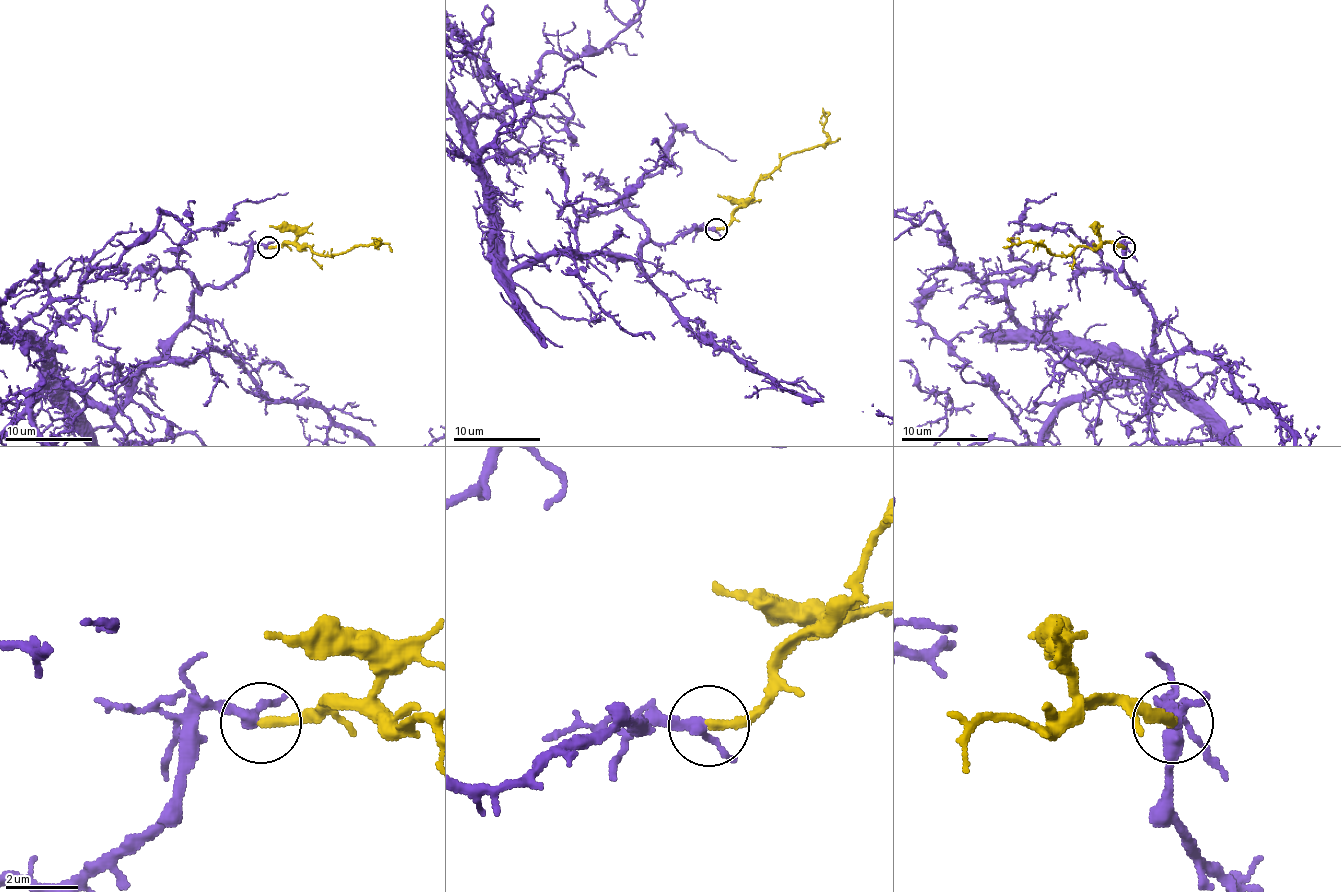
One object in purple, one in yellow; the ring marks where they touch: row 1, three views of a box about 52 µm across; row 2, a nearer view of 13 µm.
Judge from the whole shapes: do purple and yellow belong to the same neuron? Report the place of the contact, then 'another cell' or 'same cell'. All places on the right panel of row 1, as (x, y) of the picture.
(1124, 247) | same cell

